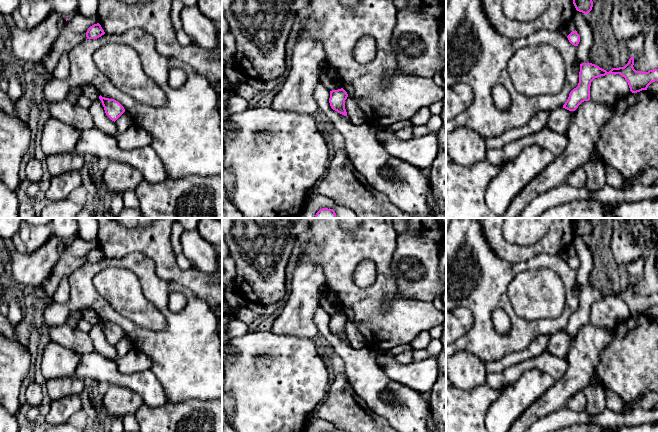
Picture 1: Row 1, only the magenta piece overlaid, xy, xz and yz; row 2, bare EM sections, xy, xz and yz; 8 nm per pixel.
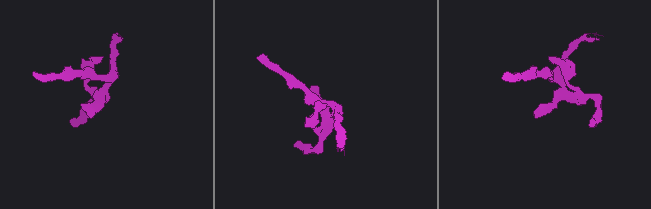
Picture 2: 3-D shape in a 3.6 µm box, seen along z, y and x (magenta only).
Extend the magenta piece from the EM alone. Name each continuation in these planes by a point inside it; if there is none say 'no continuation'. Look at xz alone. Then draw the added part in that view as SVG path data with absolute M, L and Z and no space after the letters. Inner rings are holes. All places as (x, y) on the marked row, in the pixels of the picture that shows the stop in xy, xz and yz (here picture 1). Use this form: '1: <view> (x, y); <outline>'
no continuation

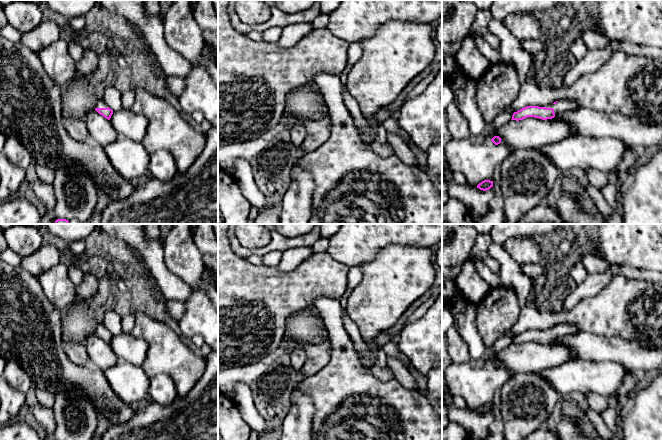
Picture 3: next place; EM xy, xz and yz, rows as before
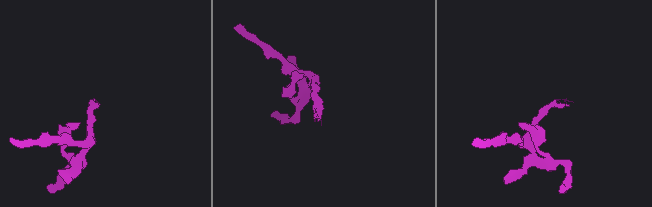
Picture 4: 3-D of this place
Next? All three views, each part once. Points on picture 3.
1: yz (561, 106); M558 100L556 104L549 104L543 107L553 108L556 116L559 113L574 111L579 108L579 105L574 100Z

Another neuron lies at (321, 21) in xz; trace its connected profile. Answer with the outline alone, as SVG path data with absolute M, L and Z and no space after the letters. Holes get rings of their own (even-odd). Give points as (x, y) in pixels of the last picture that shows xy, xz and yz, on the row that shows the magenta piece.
M321 13L314 21L312 22L313 29L325 28L329 21L329 15Z

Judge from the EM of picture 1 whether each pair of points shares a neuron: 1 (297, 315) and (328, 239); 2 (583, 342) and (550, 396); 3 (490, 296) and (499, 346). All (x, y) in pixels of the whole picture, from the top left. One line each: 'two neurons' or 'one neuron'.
1: two neurons
2: one neuron
3: one neuron

